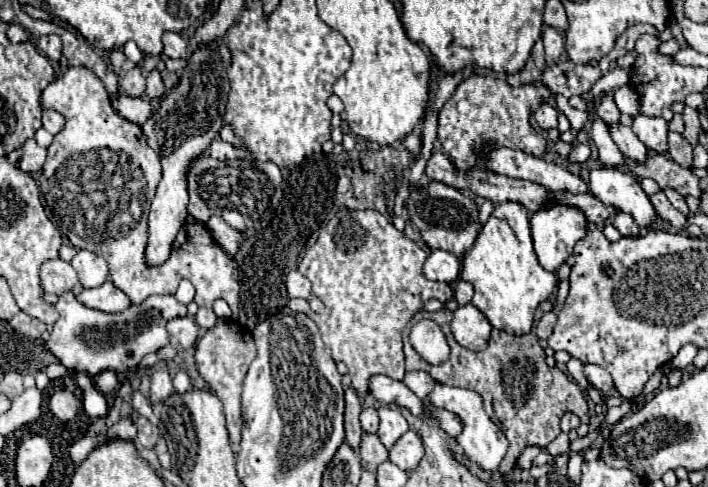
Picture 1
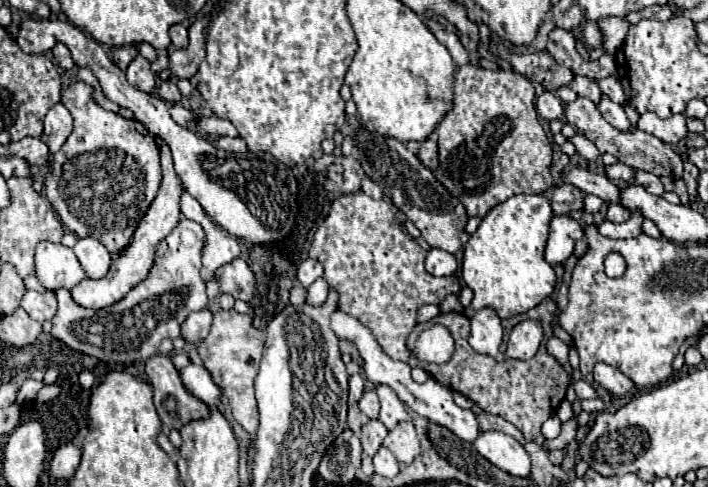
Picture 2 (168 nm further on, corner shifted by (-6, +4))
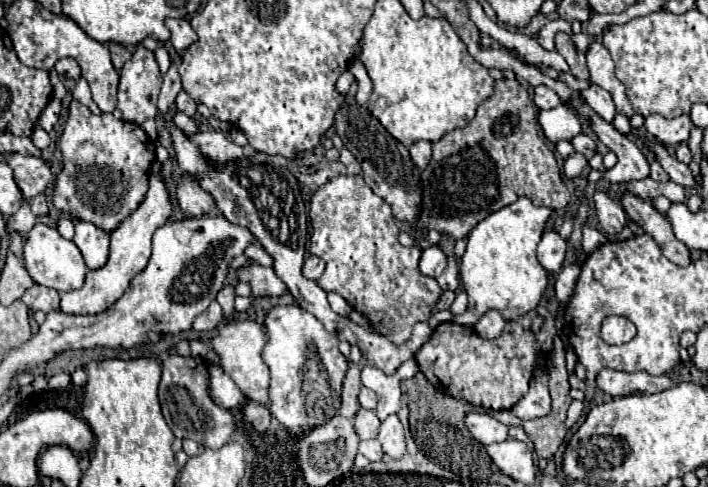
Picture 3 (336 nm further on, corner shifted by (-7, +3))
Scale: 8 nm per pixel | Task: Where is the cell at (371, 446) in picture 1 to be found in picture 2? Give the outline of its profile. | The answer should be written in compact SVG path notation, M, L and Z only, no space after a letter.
M369 420L367 424L363 424L363 428L361 428L363 452L367 456L373 456L377 452L377 448L383 444L385 434L387 434L387 428L379 420Z

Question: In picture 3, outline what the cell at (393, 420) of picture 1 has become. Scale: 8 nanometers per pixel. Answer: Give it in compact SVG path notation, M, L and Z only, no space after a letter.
M366 365L362 369L362 385L372 389L378 395L378 407L376 413L380 421L384 421L388 415L394 415L402 407L402 391L400 391L400 379L384 375L380 369Z

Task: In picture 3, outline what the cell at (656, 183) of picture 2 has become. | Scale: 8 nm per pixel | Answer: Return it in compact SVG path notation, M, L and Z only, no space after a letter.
M586 103L578 107L578 115L590 117L592 129L598 135L598 139L610 151L616 153L616 165L606 171L606 179L610 183L621 184L627 181L638 181L638 179L646 179L650 175L650 165L648 165L644 153L636 147L636 143L630 137L618 133L612 123L598 117Z

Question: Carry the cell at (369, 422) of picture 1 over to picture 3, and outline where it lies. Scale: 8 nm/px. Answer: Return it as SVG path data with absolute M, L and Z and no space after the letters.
M366 387L360 389L358 401L360 401L360 405L362 405L364 409L376 409L376 395L374 395L374 391L370 391L370 389L366 389Z

